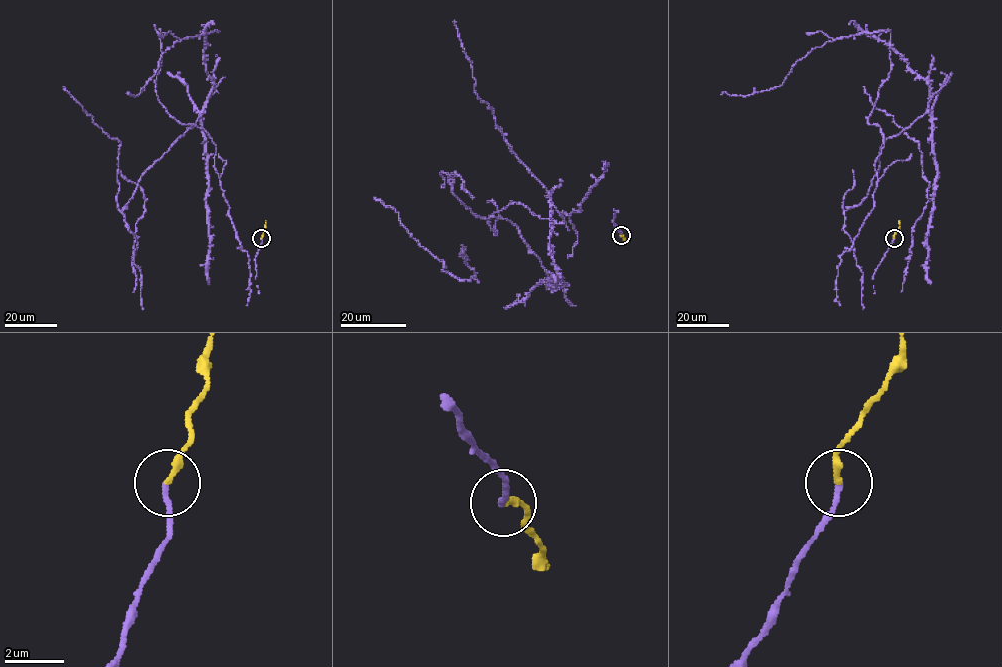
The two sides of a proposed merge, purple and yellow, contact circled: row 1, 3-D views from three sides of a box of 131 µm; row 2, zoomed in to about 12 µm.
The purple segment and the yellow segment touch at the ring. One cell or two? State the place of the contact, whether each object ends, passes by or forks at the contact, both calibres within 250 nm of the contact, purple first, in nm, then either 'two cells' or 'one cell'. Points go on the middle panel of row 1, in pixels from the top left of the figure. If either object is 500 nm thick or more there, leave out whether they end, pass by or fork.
(621, 235) | purple ends | yellow ends | 190/240 nm | one cell

